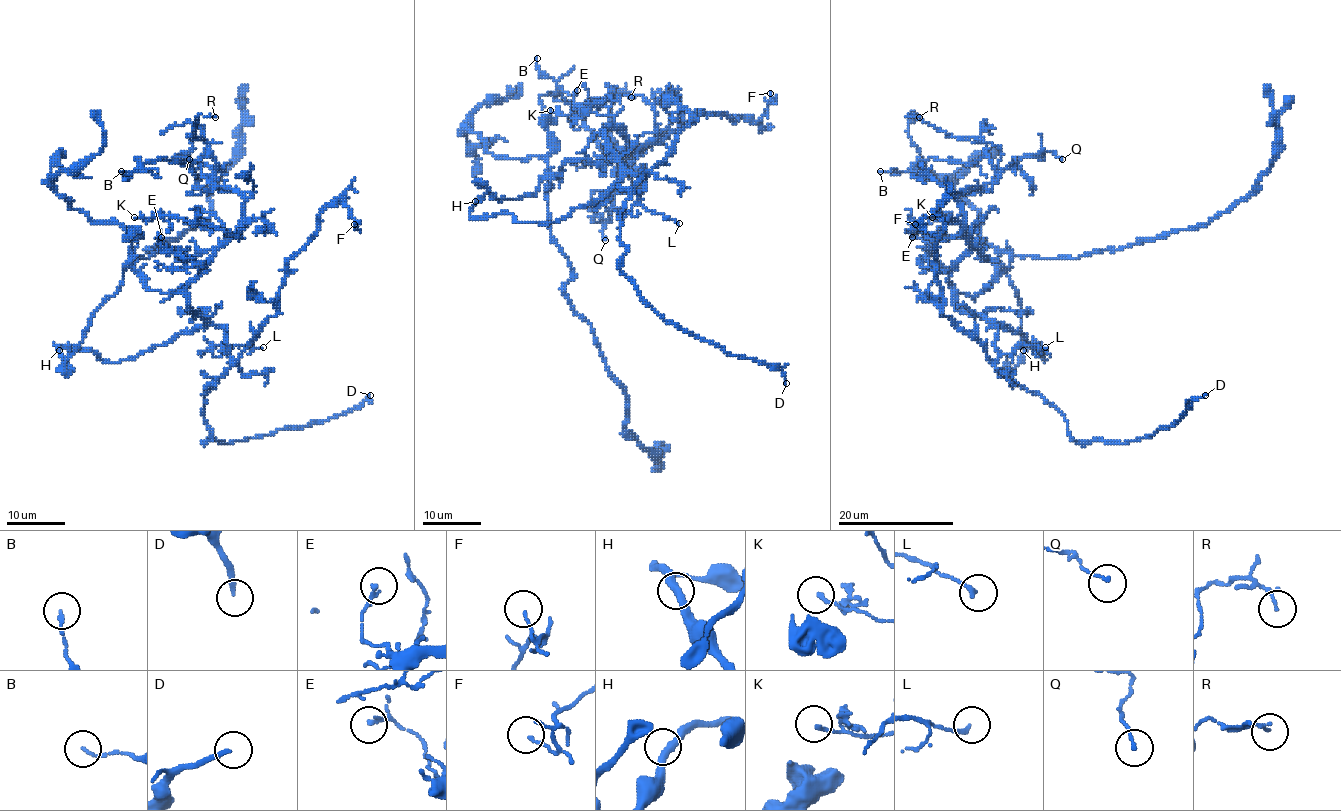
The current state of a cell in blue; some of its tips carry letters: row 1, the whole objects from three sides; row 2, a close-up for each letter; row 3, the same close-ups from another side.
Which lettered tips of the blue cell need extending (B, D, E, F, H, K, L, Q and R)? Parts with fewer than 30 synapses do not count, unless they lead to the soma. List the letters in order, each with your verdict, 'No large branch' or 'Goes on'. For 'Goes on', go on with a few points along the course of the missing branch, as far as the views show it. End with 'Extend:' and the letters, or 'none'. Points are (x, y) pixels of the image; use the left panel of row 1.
B: No large branch
D: Goes on
E: No large branch
F: No large branch
H: No large branch
K: No large branch
L: No large branch
Q: No large branch
R: No large branch
Extend: D

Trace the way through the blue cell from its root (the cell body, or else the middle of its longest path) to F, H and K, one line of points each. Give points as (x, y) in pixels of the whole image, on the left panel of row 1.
F: (170, 295), (182, 292), (223, 330), (234, 362), (277, 313), (286, 265), (319, 214), (342, 198), (354, 224)
H: (170, 295), (144, 284), (131, 252), (121, 287), (93, 314), (82, 343), (61, 369), (70, 372), (59, 350)
K: (170, 295), (183, 291), (219, 248), (241, 234), (238, 240), (225, 230), (174, 216), (134, 217)

